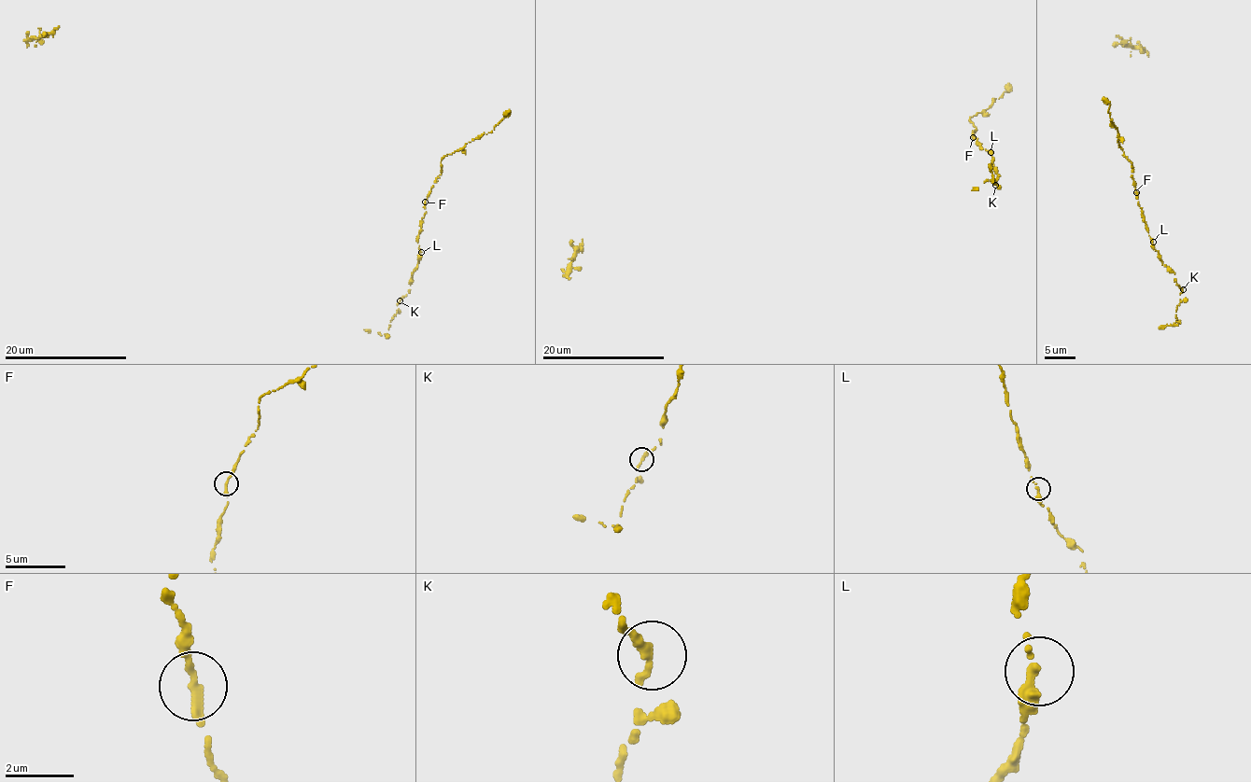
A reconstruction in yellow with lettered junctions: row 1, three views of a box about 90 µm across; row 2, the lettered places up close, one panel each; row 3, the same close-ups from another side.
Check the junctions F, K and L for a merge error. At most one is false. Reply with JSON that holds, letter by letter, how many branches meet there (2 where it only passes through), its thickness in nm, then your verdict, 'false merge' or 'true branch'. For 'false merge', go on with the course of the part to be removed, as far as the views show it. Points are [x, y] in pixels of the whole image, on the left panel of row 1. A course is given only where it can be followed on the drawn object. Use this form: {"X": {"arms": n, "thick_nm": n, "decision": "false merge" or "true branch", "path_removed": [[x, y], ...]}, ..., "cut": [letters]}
{"F": {"arms": 1, "thick_nm": 320, "decision": "true branch"}, "K": {"arms": 1, "thick_nm": 360, "decision": "true branch"}, "L": {"arms": 2, "thick_nm": 240, "decision": "true branch"}, "cut": []}

